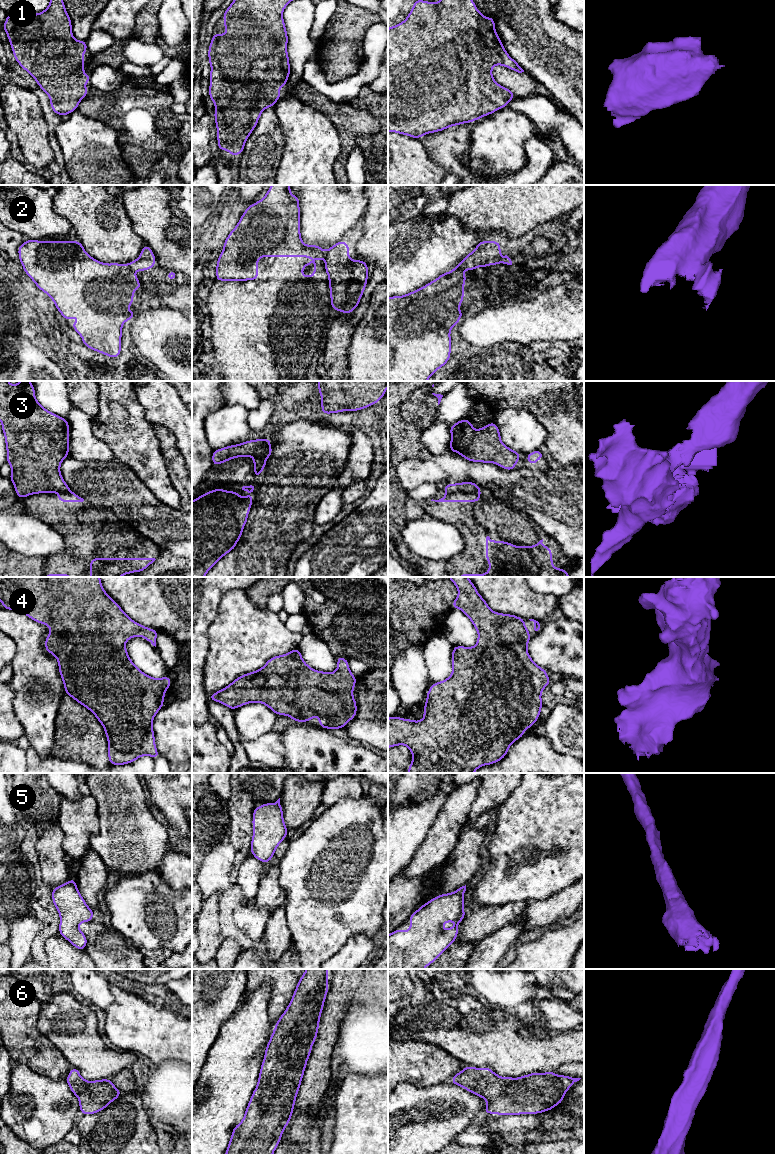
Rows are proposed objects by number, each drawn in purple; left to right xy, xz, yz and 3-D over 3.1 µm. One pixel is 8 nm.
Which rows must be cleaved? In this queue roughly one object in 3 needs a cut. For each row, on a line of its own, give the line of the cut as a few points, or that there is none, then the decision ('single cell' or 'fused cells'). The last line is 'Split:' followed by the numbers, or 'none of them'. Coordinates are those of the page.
1: no cut; single cell
2: cut in xy along (127, 264), (133, 272); fused cells
3: cut in xz along (265, 439), (254, 453), (254, 456), (261, 460), (261, 473); fused cells
4: no cut; single cell
5: no cut; single cell
6: no cut; single cell
Split: 2, 3

